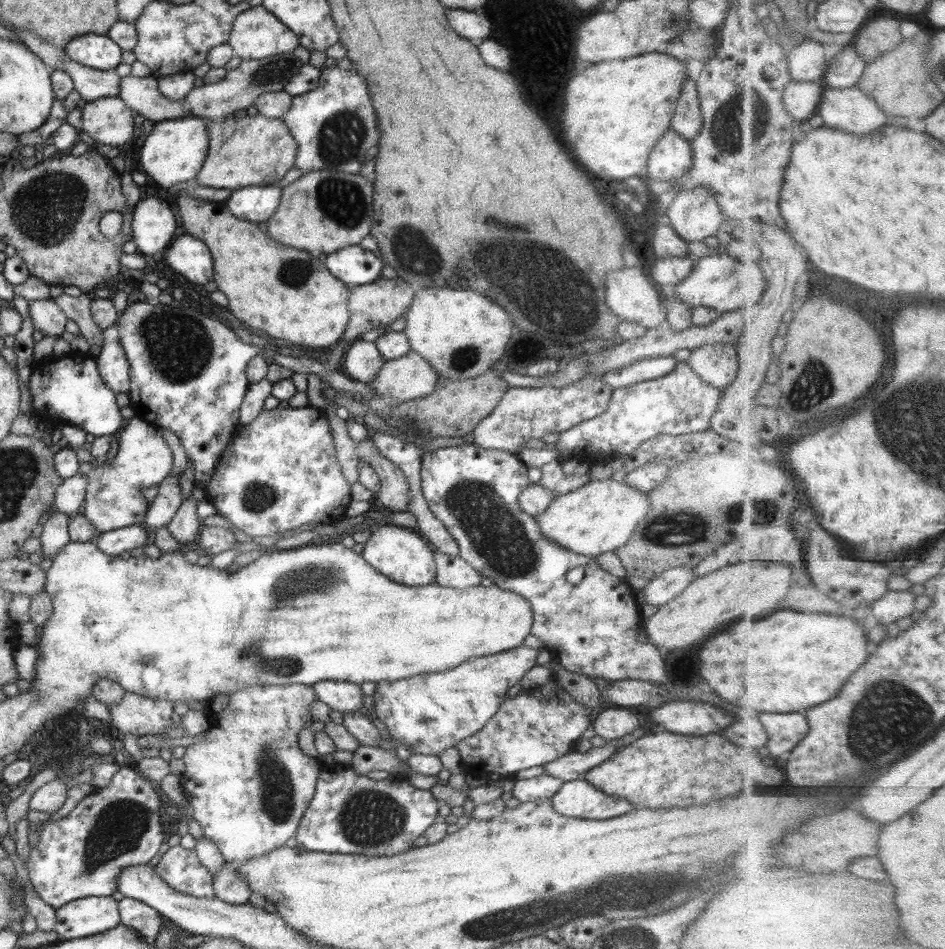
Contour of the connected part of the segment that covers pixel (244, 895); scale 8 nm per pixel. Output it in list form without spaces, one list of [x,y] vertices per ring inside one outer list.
[[[225,862],[215,874],[213,890],[216,897],[228,904],[248,903],[253,892],[248,881],[239,874],[238,864]]]

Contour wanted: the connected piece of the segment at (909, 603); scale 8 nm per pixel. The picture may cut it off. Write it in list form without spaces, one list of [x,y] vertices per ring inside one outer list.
[[[890,589],[886,596],[872,606],[875,622],[888,626],[907,616],[912,617],[912,614],[916,612],[915,602],[917,602],[917,596],[914,592]]]

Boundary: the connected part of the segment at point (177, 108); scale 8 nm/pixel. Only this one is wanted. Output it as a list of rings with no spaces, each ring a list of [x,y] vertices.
[[[127,75],[121,78],[118,96],[140,119],[166,121],[190,115],[182,100],[172,100],[158,90],[156,76],[137,77]]]

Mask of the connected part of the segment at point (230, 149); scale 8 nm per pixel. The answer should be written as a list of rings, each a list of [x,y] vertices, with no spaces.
[[[245,113],[230,115],[221,121],[205,120],[209,146],[206,160],[194,181],[202,187],[236,189],[245,187],[260,187],[261,185],[280,187],[280,181],[295,168],[297,143],[281,119],[268,119],[259,113],[248,116]]]

